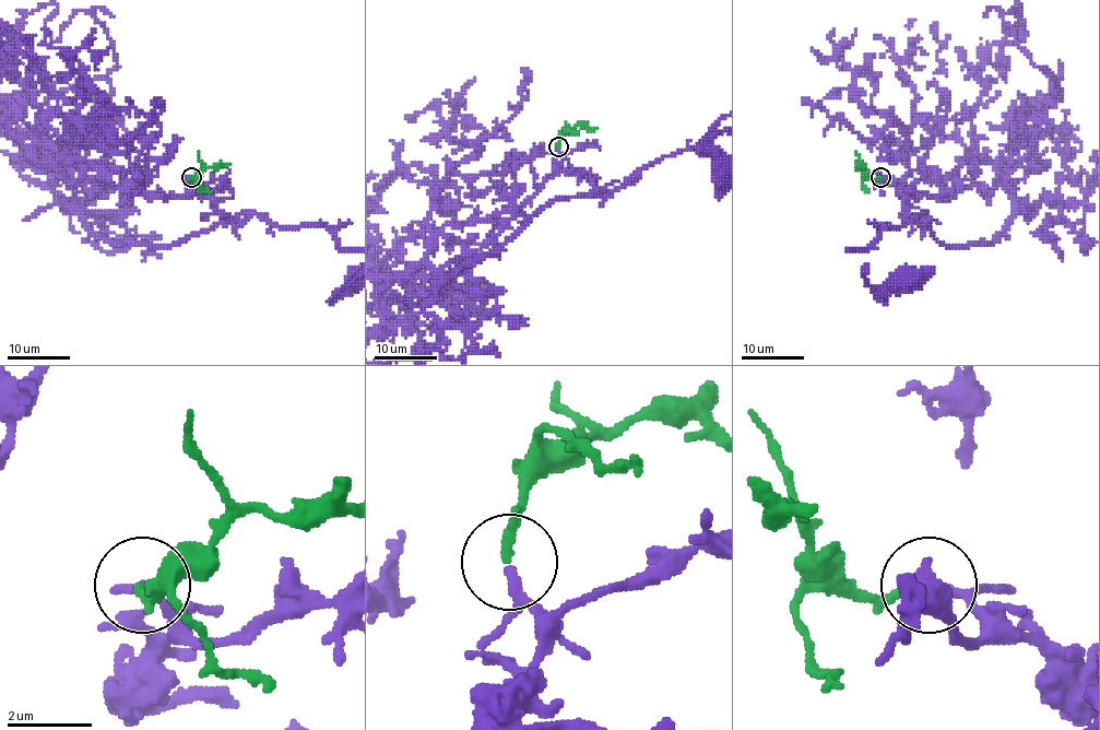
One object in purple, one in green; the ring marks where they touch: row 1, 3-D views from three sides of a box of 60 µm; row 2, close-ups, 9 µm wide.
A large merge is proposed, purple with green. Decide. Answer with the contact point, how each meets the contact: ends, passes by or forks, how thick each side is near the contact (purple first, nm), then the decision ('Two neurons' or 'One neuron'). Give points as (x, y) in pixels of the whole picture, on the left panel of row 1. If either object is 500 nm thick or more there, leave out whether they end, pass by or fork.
Place: (191, 177). At the ring purple passes by. At the ring green ends. Thickness 160 nm (purple) against 200 nm. One neuron

